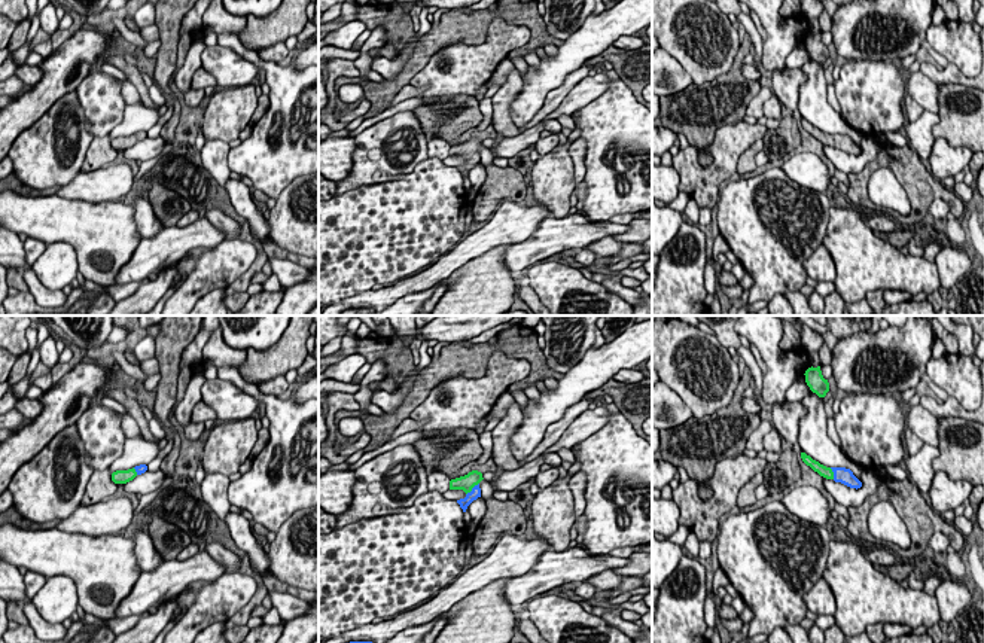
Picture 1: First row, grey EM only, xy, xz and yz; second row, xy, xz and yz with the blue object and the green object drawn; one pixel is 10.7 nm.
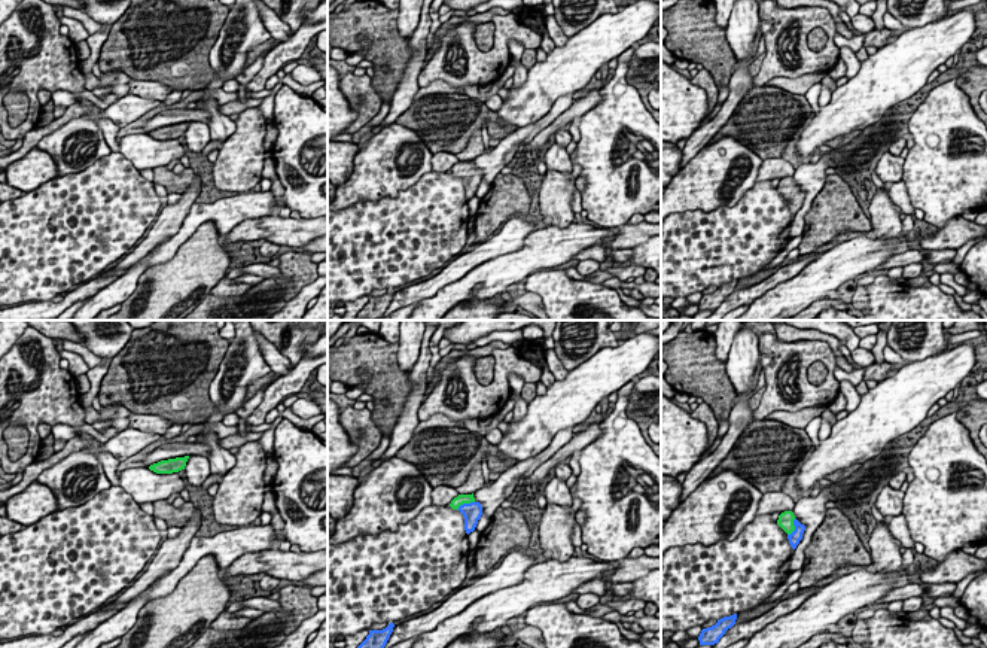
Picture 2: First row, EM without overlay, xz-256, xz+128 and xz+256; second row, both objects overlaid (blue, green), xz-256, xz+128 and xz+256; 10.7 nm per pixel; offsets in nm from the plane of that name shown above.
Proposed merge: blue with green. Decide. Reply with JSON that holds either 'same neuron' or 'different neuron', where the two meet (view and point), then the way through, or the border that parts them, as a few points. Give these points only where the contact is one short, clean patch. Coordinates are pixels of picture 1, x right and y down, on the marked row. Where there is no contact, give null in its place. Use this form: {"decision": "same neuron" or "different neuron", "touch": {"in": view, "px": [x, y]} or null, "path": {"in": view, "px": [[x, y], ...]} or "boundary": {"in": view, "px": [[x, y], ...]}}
{"decision": "same neuron", "touch": {"in": "xz", "px": [472, 488]}}

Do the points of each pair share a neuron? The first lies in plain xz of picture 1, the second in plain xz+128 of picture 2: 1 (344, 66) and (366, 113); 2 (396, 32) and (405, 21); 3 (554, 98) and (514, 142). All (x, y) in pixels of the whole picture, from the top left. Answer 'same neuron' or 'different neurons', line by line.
1: same neuron
2: different neurons
3: same neuron

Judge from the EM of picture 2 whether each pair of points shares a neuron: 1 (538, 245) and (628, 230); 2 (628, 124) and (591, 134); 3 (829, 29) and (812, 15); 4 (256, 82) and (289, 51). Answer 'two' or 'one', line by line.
1: two
2: one
3: one
4: one

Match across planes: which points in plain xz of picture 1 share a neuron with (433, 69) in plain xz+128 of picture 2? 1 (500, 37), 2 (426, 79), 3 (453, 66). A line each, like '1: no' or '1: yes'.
1: yes
2: yes
3: yes

